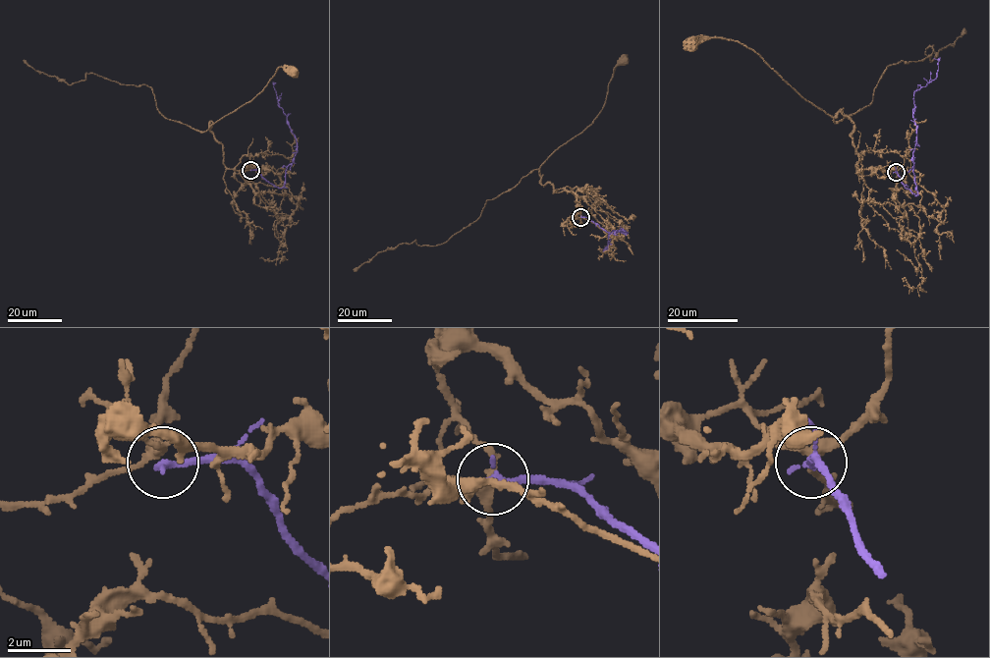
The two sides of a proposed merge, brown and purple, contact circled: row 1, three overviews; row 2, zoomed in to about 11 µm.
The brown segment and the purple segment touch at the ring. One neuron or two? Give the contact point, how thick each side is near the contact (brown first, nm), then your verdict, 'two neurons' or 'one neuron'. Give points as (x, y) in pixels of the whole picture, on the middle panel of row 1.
at (580, 217); 280 nm thick on the brown side, 280 nm on the other; two neurons

